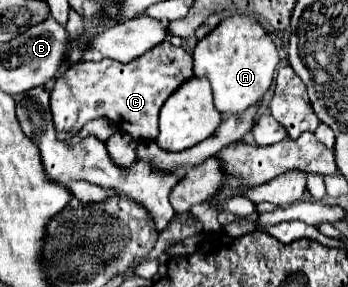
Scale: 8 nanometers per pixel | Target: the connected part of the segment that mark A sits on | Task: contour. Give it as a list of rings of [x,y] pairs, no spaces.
[[[229,16],[209,36],[197,42],[195,76],[207,78],[213,86],[215,108],[221,114],[239,114],[261,100],[273,82],[279,54],[273,40],[253,16]]]

